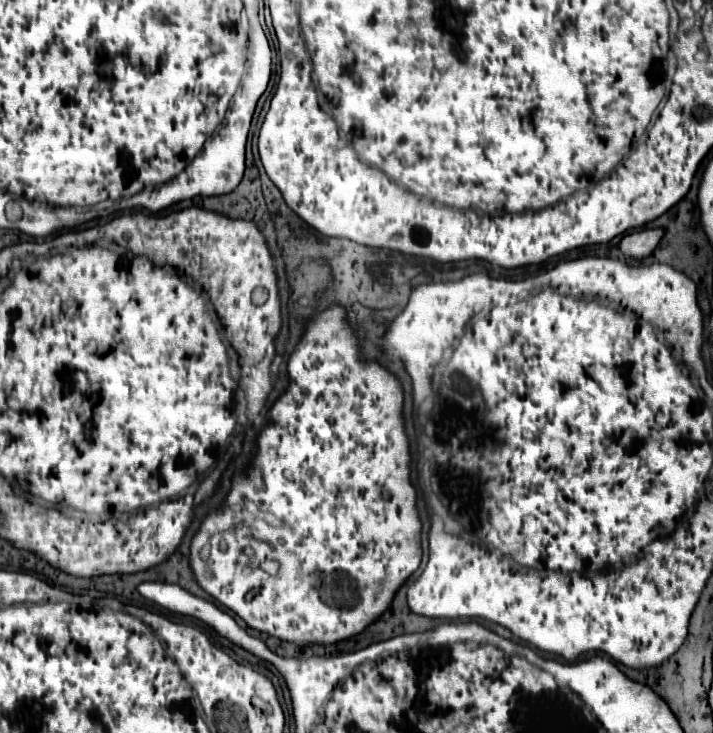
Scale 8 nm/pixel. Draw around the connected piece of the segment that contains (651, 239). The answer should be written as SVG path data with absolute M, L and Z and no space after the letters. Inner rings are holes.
M642 229L642 231L636 231L632 235L626 235L622 241L620 241L620 249L634 261L640 261L644 257L648 257L654 247L660 243L664 231L662 229Z

